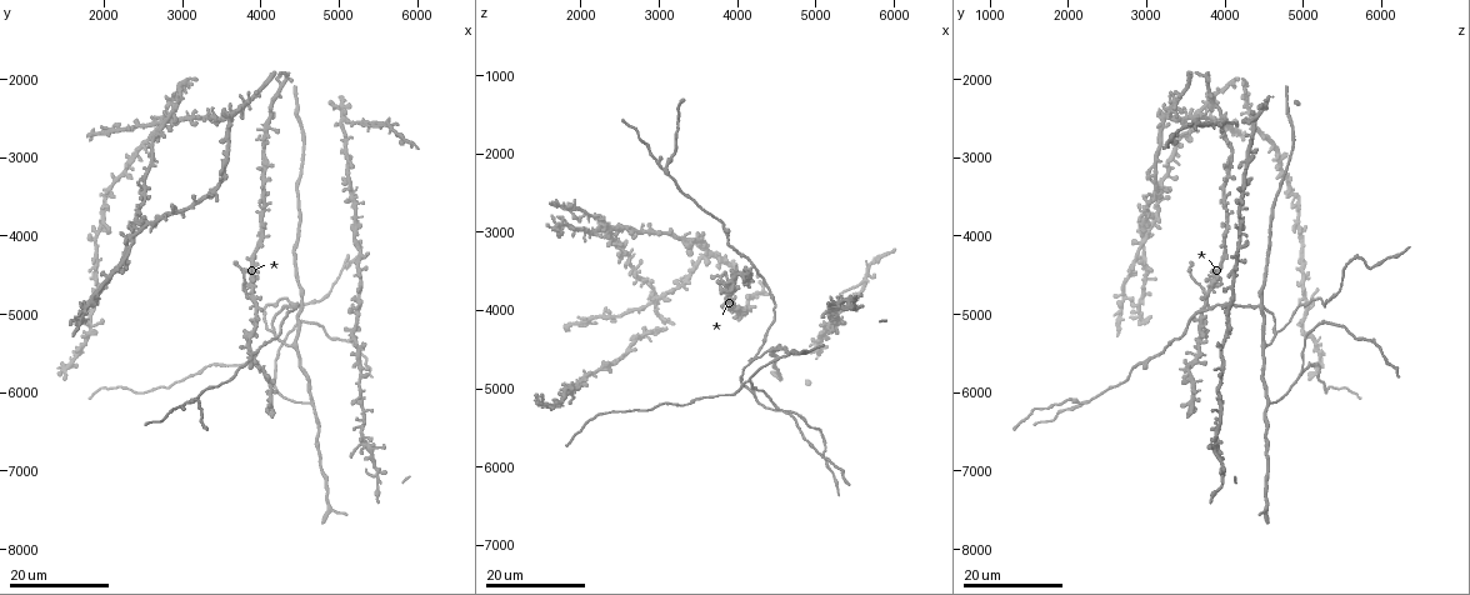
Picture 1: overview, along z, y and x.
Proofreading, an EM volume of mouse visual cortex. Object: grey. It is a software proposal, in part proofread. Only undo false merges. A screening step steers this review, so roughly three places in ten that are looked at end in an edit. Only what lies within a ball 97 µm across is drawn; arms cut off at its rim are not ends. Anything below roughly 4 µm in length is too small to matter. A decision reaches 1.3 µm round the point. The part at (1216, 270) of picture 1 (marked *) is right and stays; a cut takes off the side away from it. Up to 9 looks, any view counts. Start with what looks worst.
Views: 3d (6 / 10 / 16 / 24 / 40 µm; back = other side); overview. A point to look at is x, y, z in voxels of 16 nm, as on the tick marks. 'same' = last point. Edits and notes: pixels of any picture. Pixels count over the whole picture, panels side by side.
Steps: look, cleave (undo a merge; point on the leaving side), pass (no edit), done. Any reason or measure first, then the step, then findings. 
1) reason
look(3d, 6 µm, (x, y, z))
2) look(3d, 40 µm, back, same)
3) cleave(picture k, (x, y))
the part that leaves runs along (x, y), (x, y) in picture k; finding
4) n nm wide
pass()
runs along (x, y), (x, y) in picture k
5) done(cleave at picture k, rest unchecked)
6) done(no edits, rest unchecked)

a fork
look(3d, 16 µm, (5500, 7000, 4000))

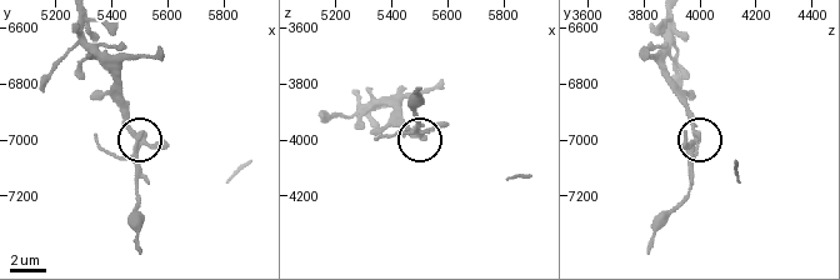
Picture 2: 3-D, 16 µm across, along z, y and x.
closer look
look(3d, 10 µm, (5510, 7020, 3960))

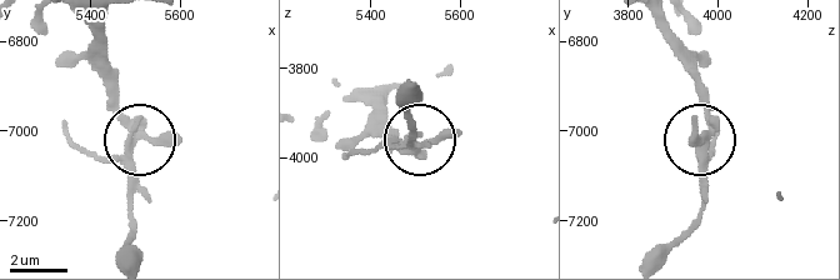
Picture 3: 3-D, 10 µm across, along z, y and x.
270 nm wide
cleave(picture 3, (135, 188))
the part that leaves runs along (709, 145), (704, 208), (663, 258) in picture 3; two neurons meet here

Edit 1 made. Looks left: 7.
look(3d, 24 µm, (4200, 5250, 4650))

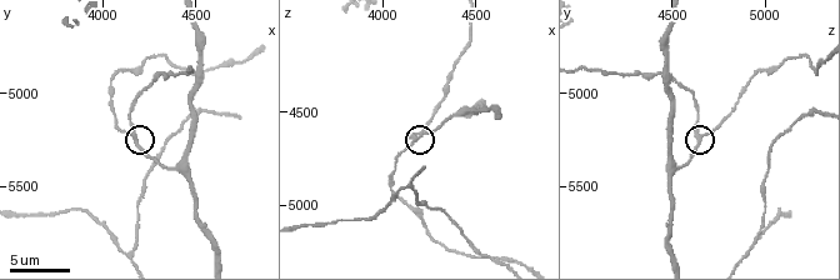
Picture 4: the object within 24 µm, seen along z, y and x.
look(3d, 10 µm, (4160, 5240, 4660))

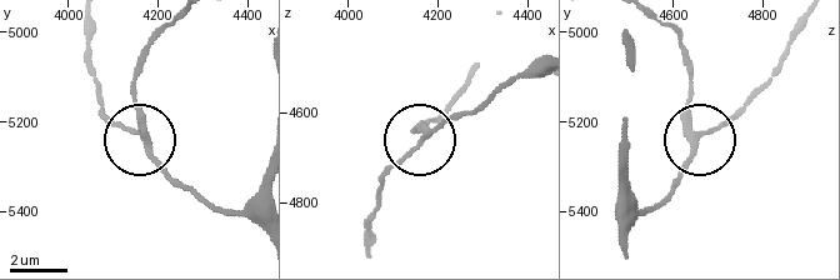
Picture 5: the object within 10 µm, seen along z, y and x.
3 arms
pass()
runs along (168, 23), (133, 88), (140, 130), (133, 133), (99, 104) in picture 5; all the same neuron

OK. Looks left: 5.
look(3d, 16 µm, (4460, 5360, 4480))

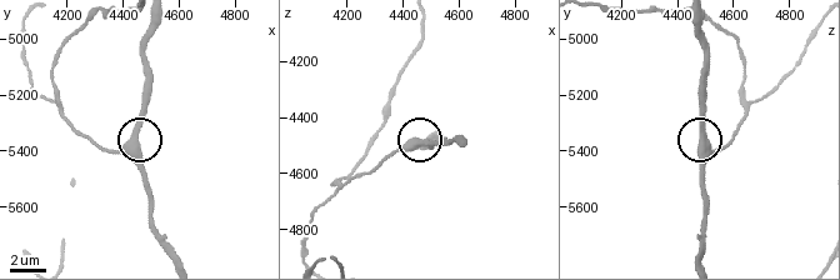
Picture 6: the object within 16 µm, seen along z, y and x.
look(3d, 6 µm, (4440, 5360, 4490))

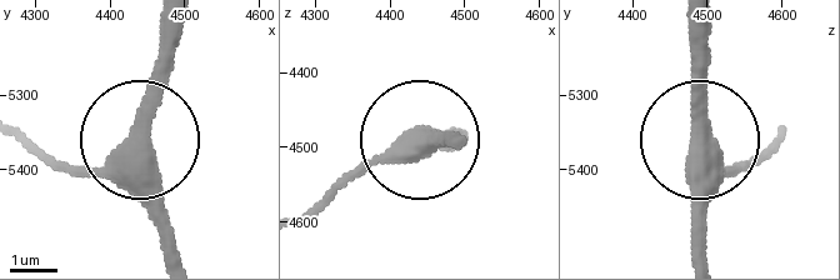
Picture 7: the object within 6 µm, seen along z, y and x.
side arm 74 µm
pass()
runs along (26, 135), (74, 166), (130, 150), (161, 250) in picture 7; continuous, no second neuron

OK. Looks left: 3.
three arms meet
look(3d, 16 µm, (4600, 6100, 4600))

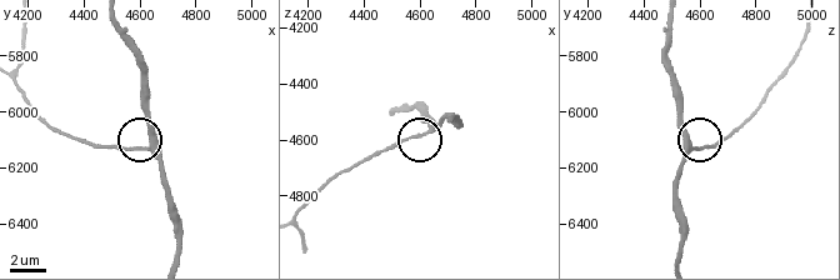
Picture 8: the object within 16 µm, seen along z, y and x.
look(3d, 10 µm, (4640, 6130, 4580))

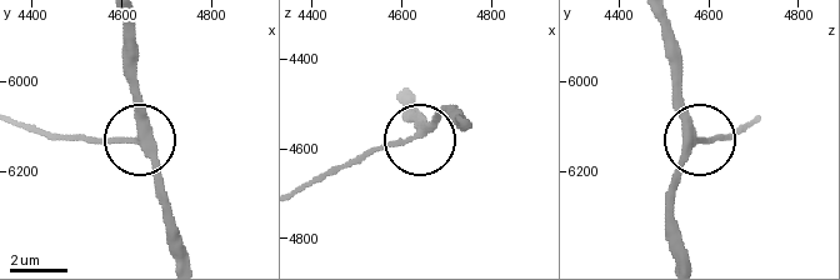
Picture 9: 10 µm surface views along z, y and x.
side arm 28 µm
pass()
runs along (125, 25), (140, 140), (166, 195) in picture 9; all the same neuron

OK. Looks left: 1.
done(cleave at picture 3, rest unchecked)

